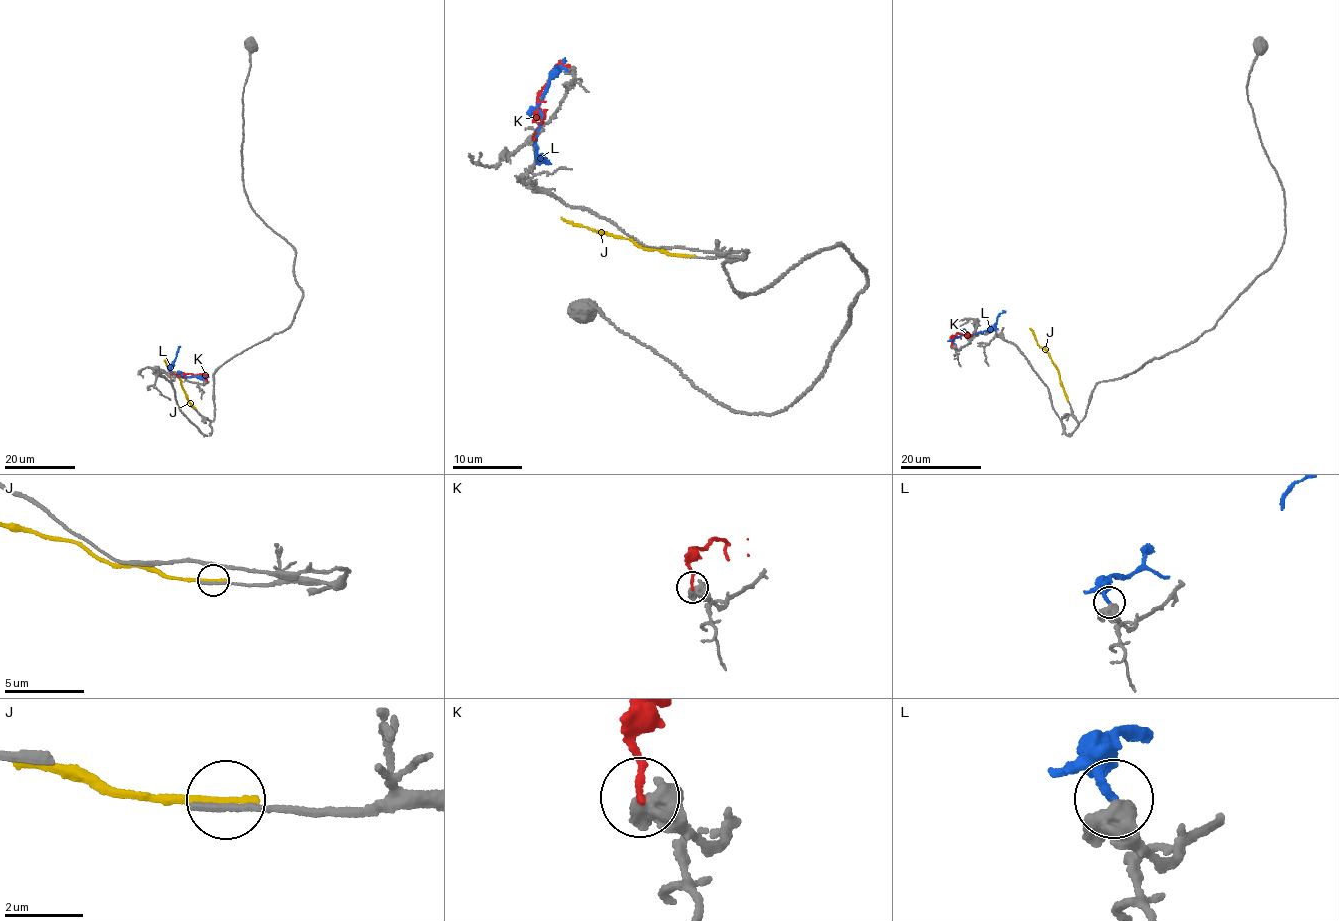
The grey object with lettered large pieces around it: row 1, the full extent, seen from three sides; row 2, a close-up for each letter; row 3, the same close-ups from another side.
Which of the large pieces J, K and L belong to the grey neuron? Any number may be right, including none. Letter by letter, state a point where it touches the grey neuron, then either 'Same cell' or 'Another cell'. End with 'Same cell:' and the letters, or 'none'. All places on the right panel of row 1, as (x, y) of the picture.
J: Touches grey at (1067, 398). Another cell
K: Touches grey at (952, 345). Another cell
L: Touches grey at (954, 344). Another cell
Same cell: none

